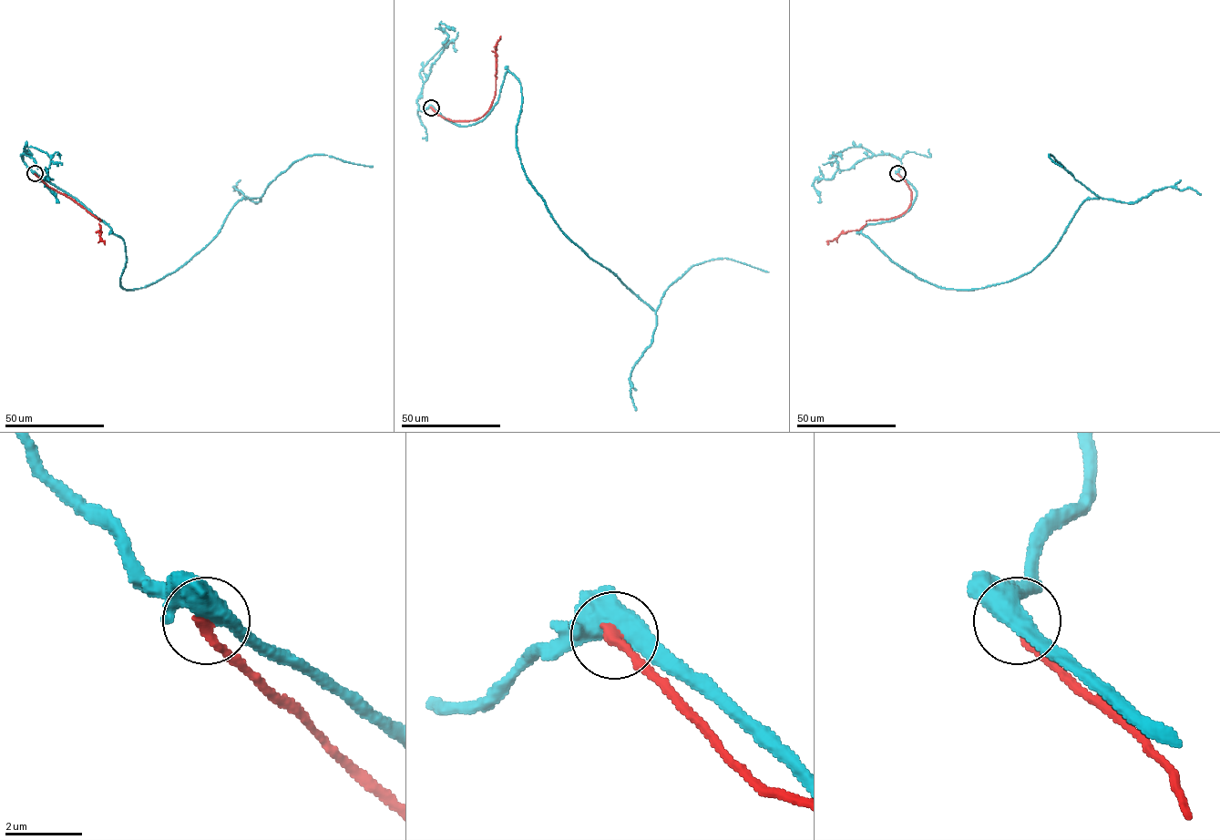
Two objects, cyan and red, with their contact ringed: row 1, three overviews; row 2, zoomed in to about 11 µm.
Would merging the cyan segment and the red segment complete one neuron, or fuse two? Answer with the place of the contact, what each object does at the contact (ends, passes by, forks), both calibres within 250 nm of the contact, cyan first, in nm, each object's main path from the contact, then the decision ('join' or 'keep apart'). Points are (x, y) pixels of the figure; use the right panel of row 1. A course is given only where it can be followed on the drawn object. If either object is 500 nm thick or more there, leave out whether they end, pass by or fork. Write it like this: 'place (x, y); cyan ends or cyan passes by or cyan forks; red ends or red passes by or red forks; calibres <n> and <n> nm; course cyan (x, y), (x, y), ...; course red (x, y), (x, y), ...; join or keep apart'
place (897, 173); cyan forks; red ends; calibres 440 and 300 nm; course cyan (897, 173), (912, 206), (861, 232), (917, 277), (973, 290), (1030, 271), (1101, 198), (1062, 167); course red (897, 173), (911, 190), (910, 204), (907, 210), (894, 218), (867, 220), (858, 230), (841, 233), (827, 244); keep apart

